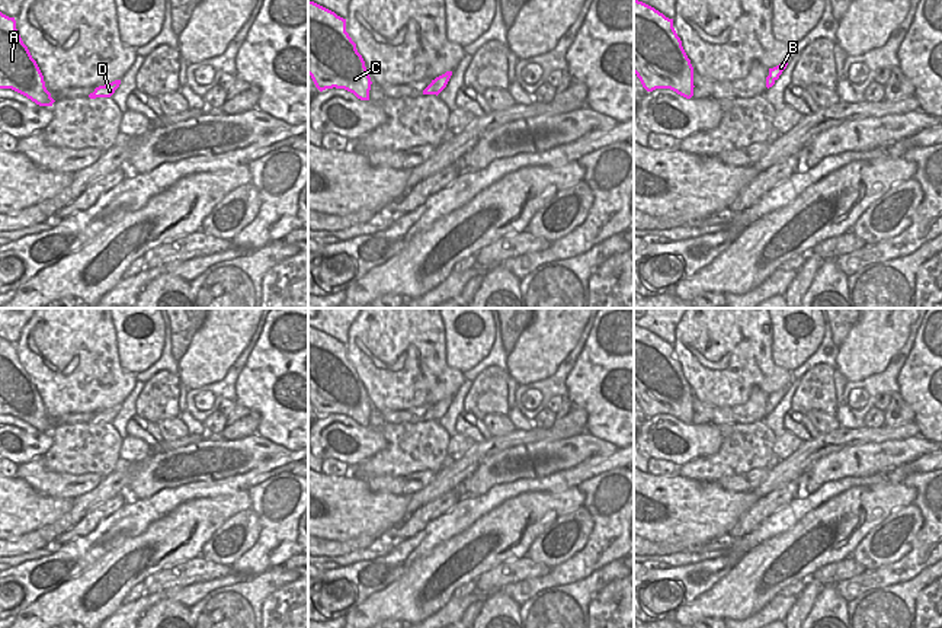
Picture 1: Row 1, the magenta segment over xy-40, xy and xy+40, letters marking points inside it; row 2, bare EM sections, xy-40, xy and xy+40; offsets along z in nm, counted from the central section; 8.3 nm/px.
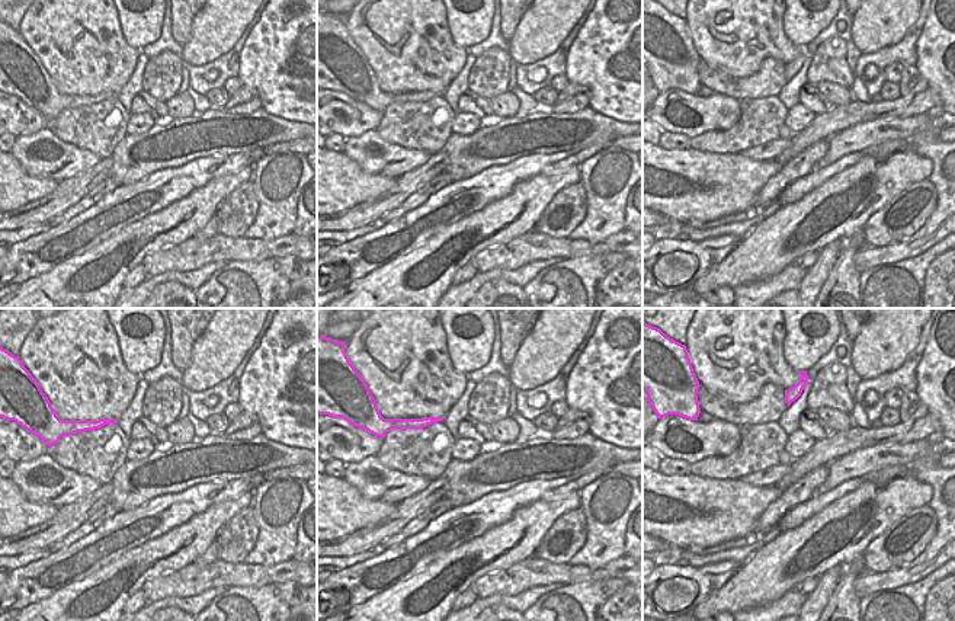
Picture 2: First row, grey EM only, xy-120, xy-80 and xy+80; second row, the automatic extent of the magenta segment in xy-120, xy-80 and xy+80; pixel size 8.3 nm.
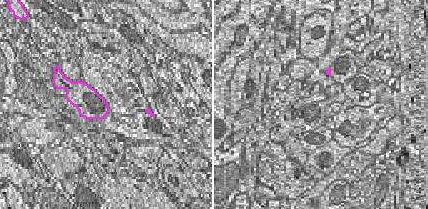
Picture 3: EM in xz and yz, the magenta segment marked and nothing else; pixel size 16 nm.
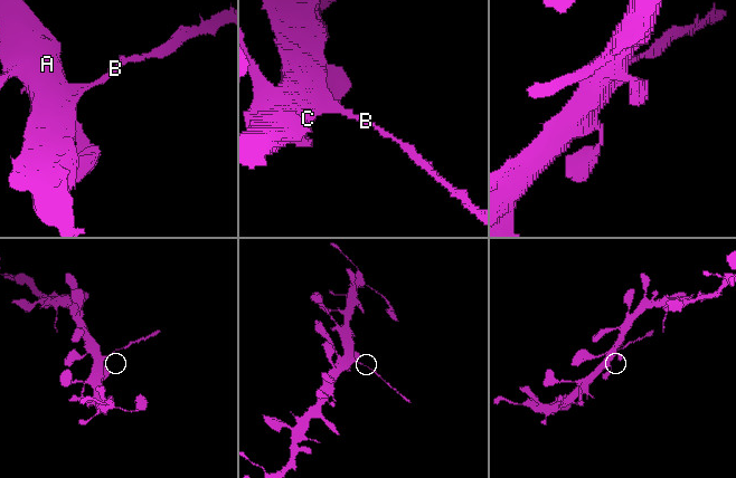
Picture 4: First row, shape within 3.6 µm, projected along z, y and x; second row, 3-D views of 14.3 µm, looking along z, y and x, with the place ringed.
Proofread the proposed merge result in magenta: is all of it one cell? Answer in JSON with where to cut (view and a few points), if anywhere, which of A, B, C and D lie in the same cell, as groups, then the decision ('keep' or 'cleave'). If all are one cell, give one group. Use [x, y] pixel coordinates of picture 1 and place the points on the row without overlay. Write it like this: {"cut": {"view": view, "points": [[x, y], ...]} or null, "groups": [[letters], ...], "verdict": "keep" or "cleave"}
{"cut": {"view": "xy+40", "points": [[769, 400], [775, 404]]}, "groups": [["A", "C", "D"], ["B"]], "verdict": "cleave"}

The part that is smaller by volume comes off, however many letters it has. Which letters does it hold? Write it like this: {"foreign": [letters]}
{"foreign": ["B"]}

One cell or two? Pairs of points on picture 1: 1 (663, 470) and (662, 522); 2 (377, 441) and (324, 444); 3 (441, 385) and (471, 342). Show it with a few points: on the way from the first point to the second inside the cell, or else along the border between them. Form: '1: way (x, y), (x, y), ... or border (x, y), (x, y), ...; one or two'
1: border (649, 473), (659, 476), (676, 474); two
2: way (364, 441), (337, 444); one
3: border (444, 333), (444, 359), (449, 367), (461, 372); two

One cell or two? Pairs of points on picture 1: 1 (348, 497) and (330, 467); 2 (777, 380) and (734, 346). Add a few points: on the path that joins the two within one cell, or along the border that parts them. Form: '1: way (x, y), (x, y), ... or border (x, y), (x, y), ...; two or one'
1: border (323, 473), (329, 476), (349, 474); two
2: way (766, 374), (759, 371), (745, 356); one

